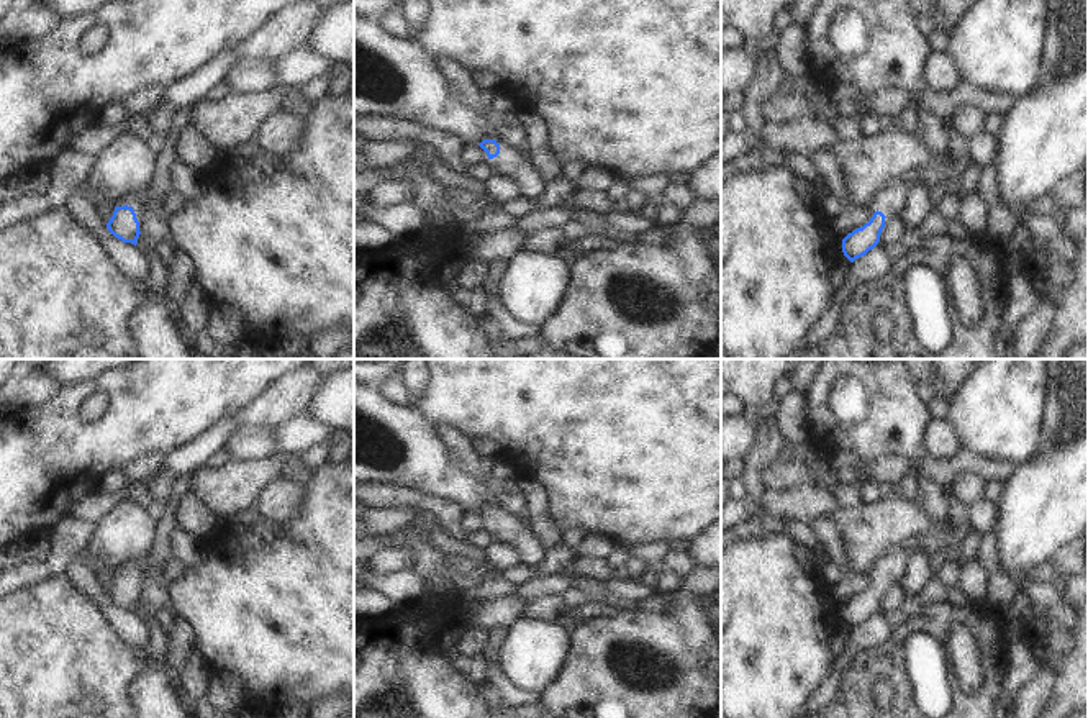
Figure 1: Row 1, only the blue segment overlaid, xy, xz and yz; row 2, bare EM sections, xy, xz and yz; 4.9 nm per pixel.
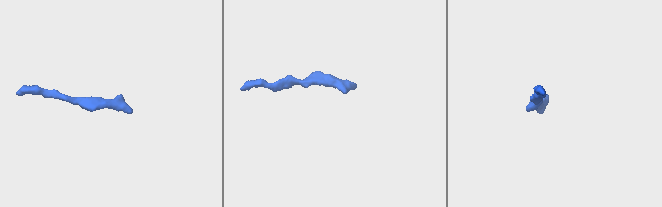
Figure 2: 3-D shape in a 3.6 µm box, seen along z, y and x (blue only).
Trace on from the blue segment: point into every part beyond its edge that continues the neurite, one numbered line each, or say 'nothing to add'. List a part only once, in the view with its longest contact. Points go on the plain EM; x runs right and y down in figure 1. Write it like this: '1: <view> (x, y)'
1: xz (510, 531)

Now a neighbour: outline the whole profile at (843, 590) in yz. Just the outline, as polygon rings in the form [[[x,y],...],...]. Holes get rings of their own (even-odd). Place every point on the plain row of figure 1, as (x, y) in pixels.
[[[852,570],[847,579],[829,582],[832,605],[842,608],[849,600],[868,590],[875,579],[873,572]]]

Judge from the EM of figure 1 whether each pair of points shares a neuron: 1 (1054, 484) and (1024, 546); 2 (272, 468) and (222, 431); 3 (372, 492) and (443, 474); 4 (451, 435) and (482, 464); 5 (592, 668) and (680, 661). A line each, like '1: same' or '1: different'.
1: same
2: different
3: different
4: same
5: same

